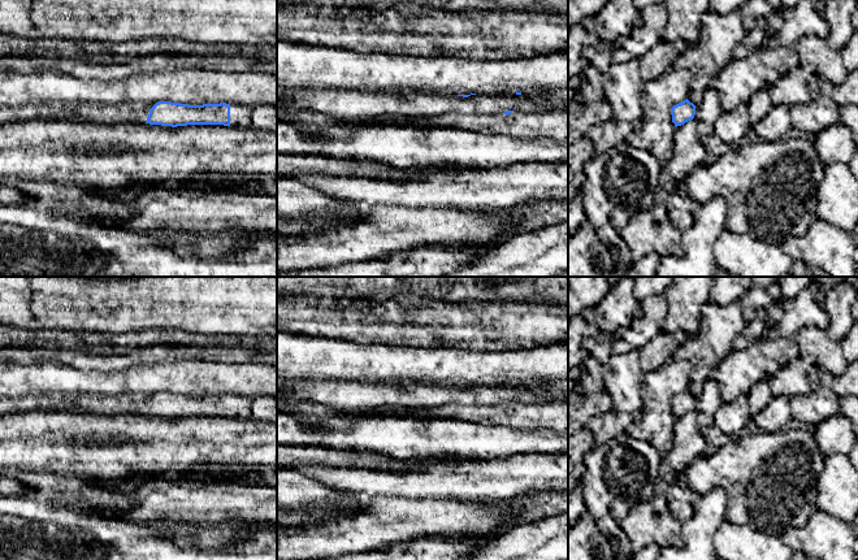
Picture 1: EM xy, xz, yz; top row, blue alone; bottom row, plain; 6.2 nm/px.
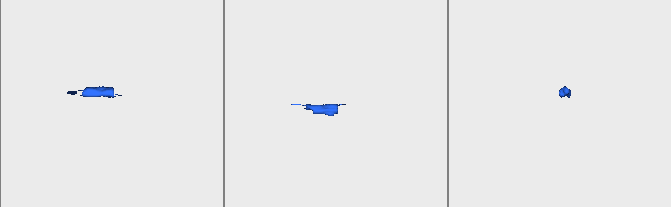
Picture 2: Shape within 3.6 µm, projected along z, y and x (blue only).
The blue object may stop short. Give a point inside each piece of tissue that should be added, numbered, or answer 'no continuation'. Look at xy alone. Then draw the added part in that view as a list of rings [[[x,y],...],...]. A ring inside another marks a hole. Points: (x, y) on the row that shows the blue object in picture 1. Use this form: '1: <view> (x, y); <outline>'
1: xy (121, 112); [[[57,100],[52,104],[0,108],[0,123],[31,120],[79,120],[105,125],[146,123],[150,109],[148,104],[138,103],[90,104]]]
2: xy (261, 116); [[[230,104],[230,126],[277,131],[277,105]]]

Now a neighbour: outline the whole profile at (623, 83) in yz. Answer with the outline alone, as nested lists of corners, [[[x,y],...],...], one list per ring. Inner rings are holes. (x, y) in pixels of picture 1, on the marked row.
[[[638,58],[611,64],[610,69],[602,73],[601,81],[604,99],[612,109],[614,121],[633,122],[642,120],[641,95],[645,82]]]

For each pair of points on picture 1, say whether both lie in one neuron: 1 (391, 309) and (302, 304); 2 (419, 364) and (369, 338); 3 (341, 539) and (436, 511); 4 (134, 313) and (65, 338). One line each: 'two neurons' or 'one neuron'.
1: one neuron
2: two neurons
3: one neuron
4: two neurons

